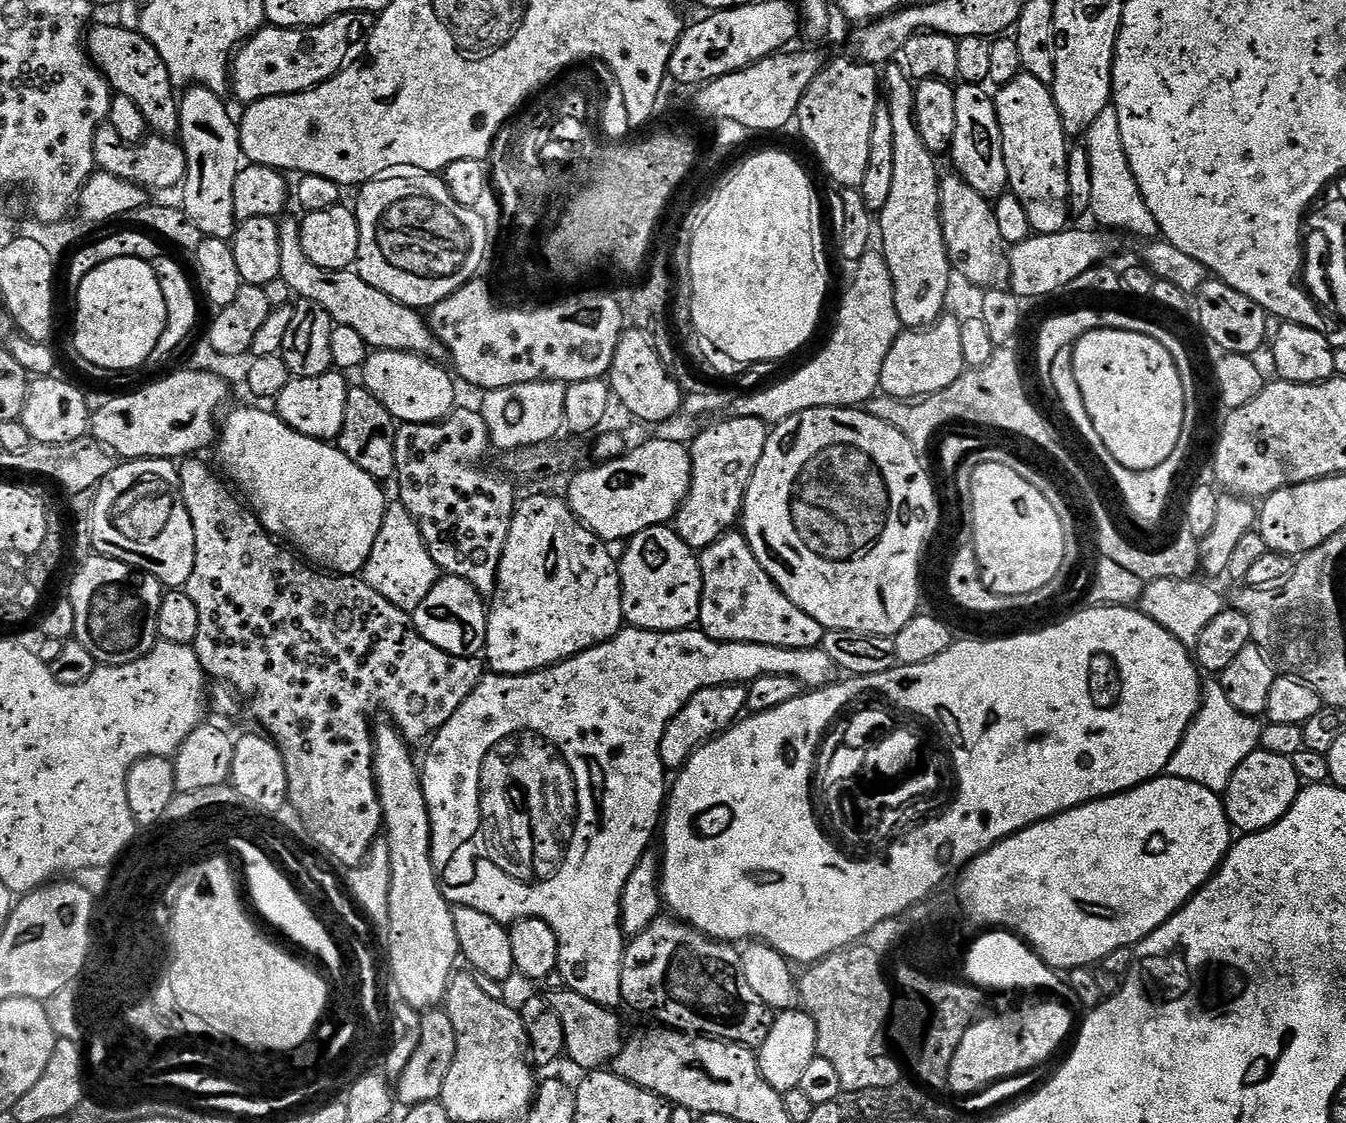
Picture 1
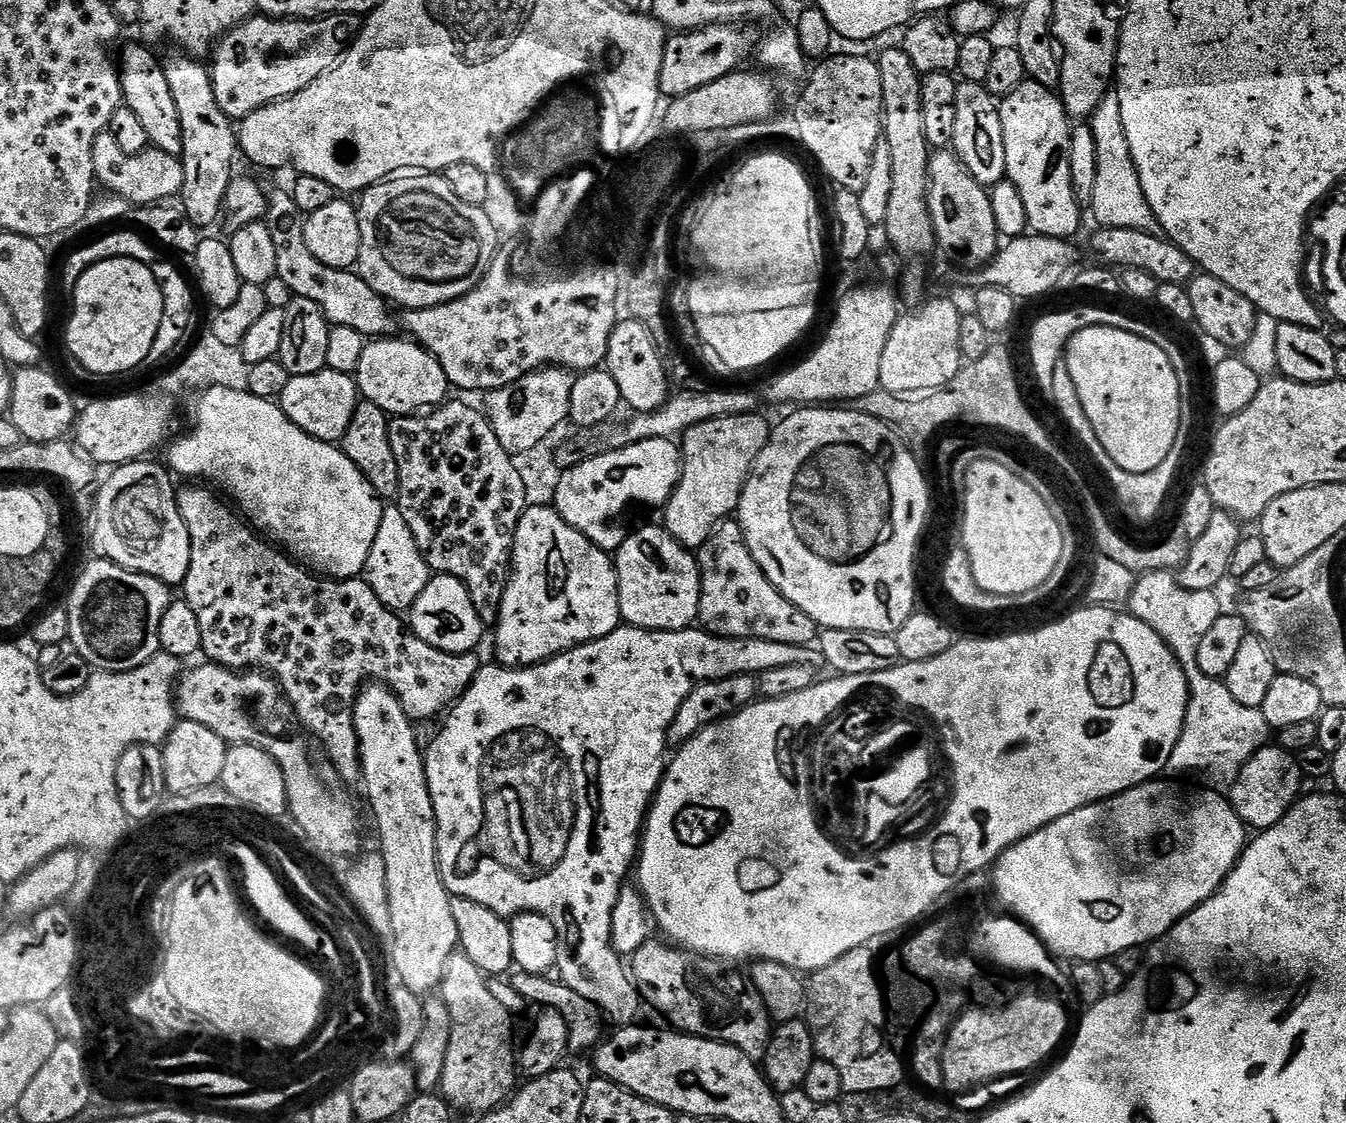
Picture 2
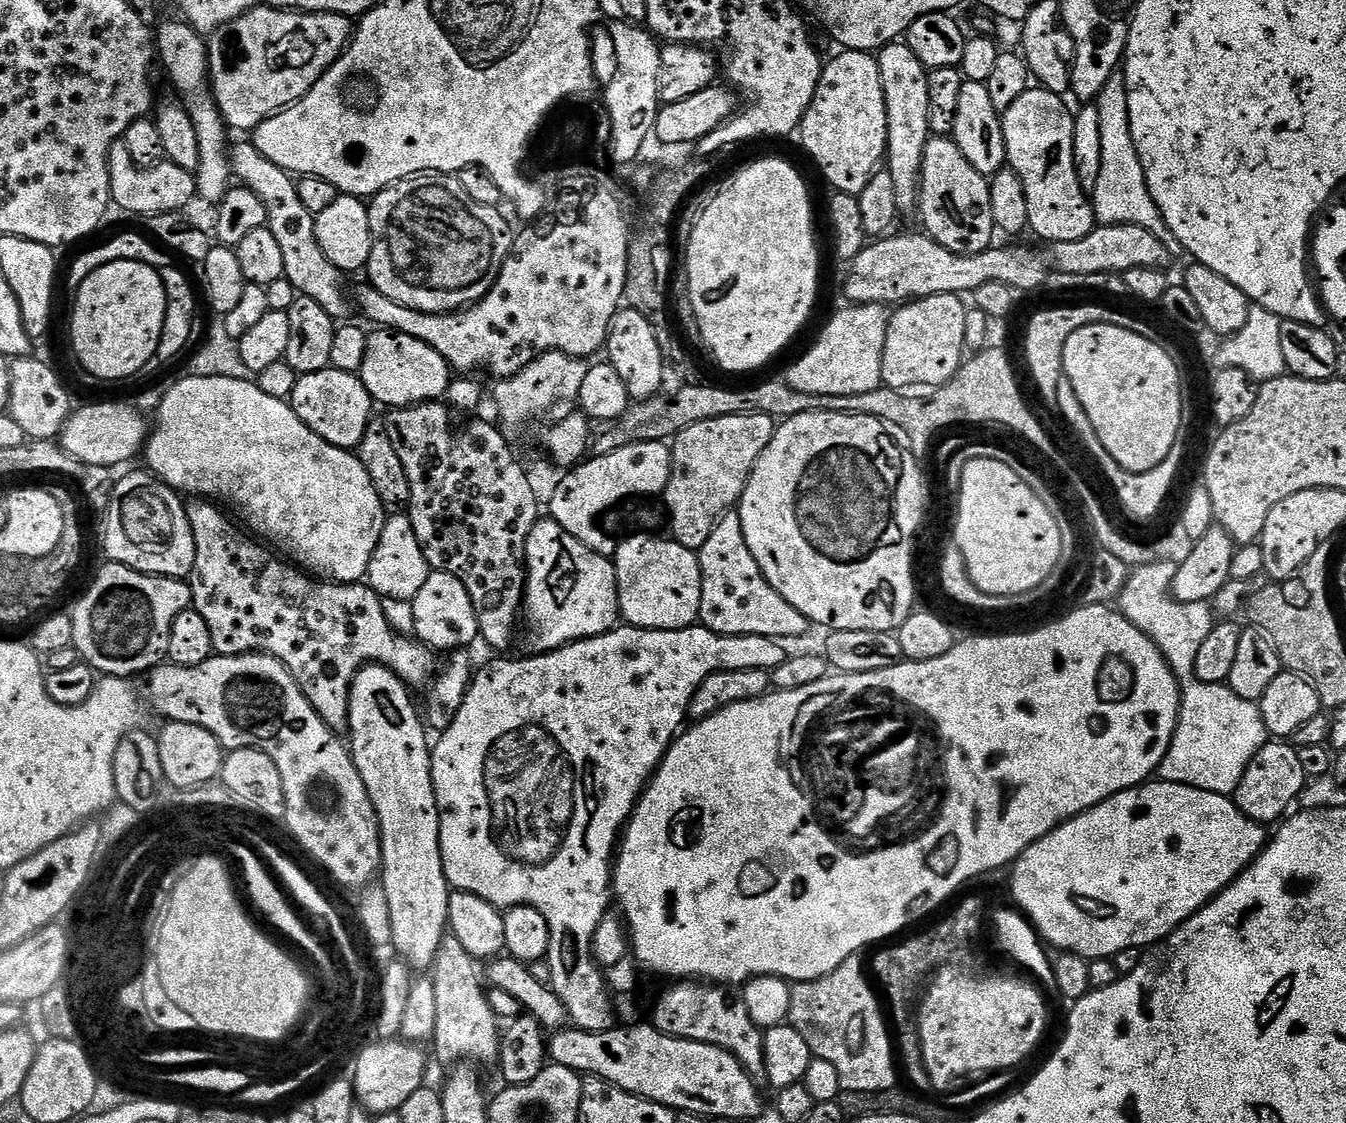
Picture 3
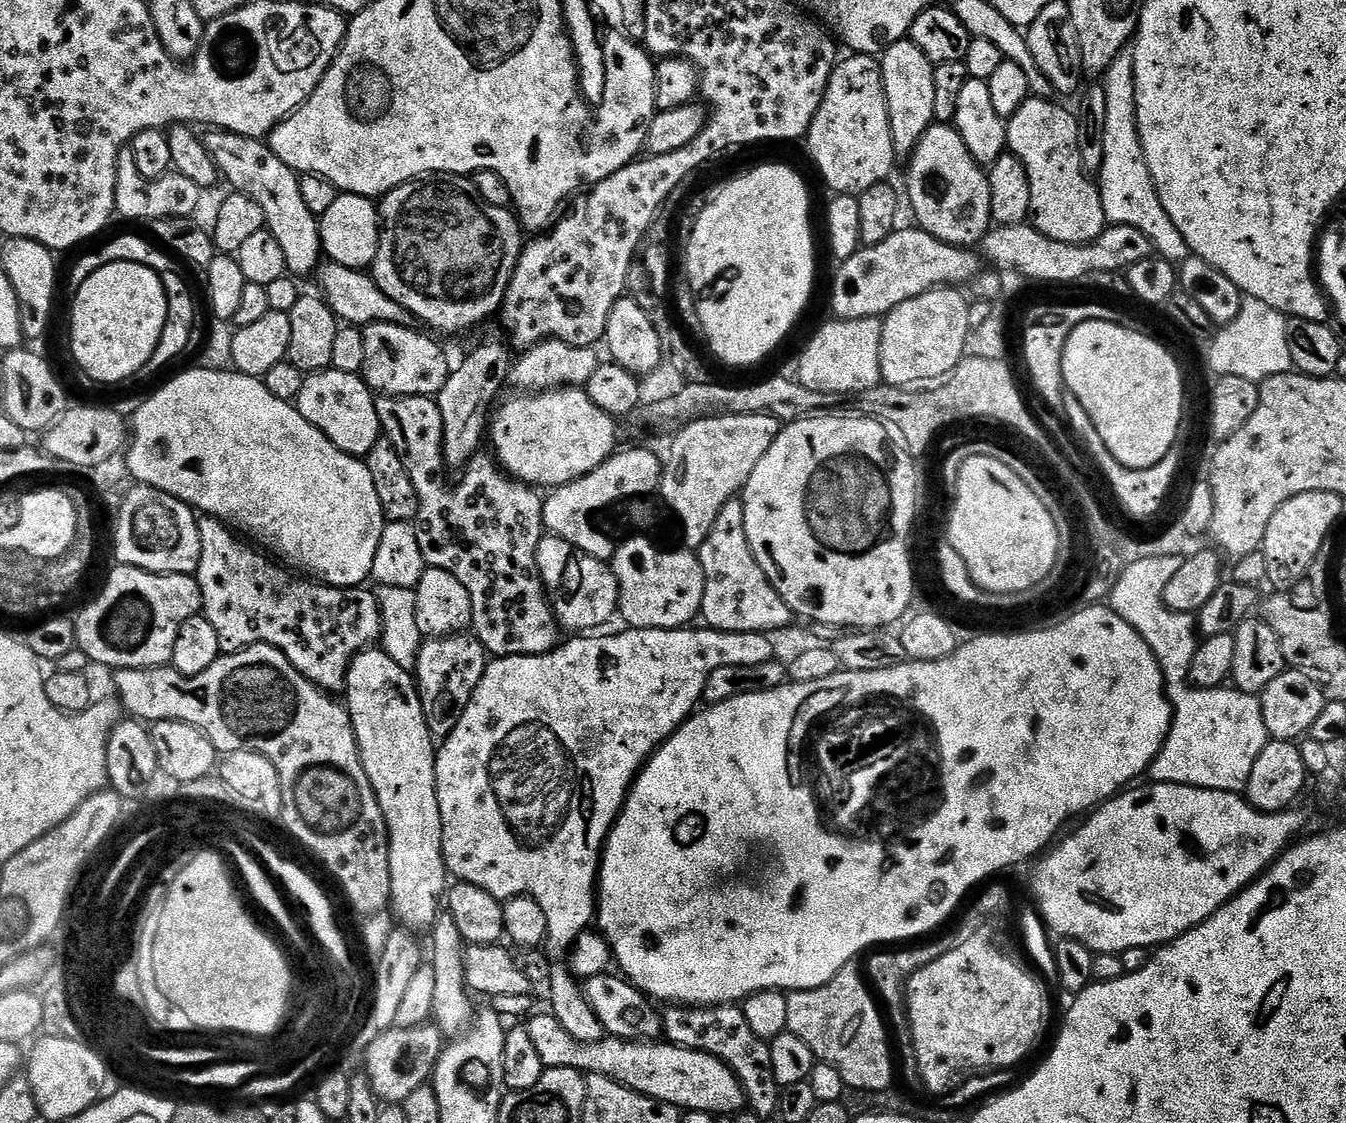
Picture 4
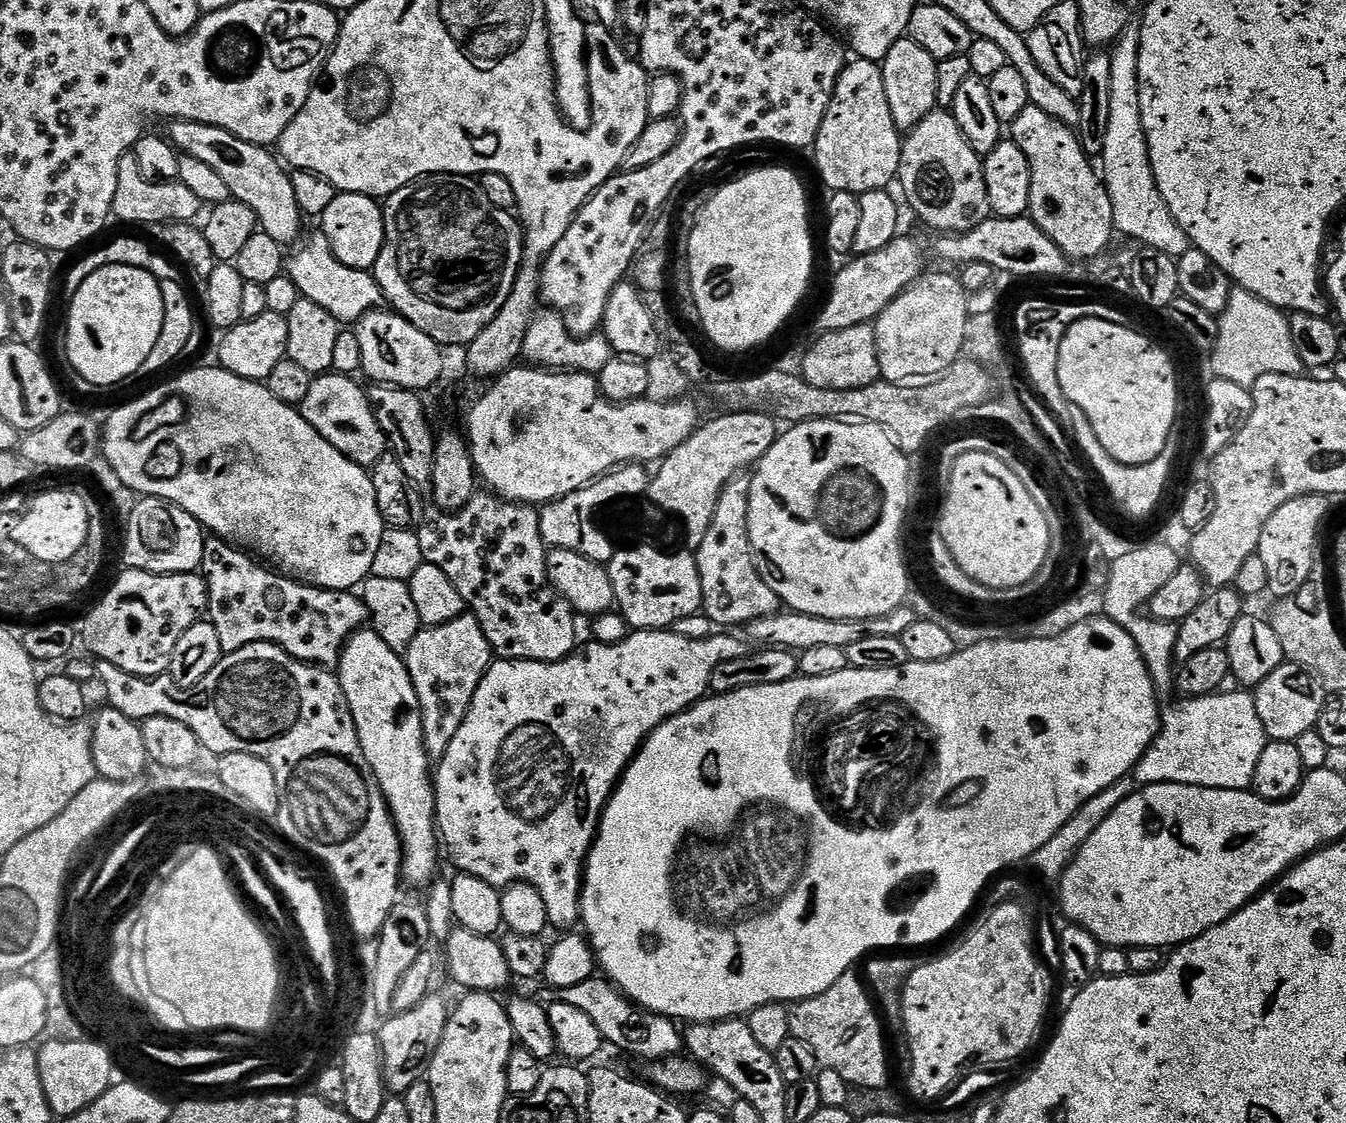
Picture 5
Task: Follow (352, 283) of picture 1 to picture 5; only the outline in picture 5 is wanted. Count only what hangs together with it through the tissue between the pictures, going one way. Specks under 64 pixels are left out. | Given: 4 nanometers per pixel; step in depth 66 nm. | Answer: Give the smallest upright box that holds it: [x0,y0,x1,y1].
[167,120,306,246]

